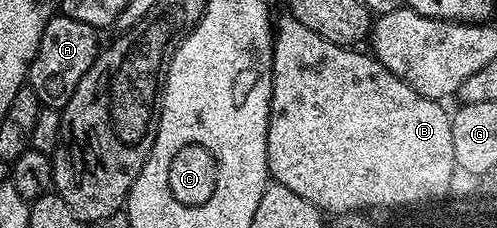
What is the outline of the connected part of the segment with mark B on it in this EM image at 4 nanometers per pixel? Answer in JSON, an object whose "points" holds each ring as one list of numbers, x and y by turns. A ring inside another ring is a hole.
{"points":[[291,16,277,19,274,27,274,51,272,52,272,96,270,97,270,119,268,120,268,136,266,137,266,159,270,169,270,178,277,185,292,188,296,196,304,196,313,206,323,212,362,212,365,206,399,206,405,208,419,204,430,204,435,200,447,197,450,185,454,182,456,167,452,152,452,124,451,115,441,101,420,96,420,92,413,90,404,80,392,76,388,68,379,64,377,58,369,53,361,54,361,49,347,48,330,43,324,37,312,32]]}

